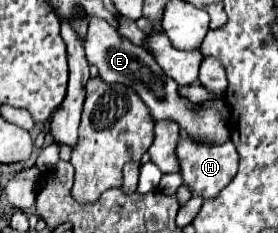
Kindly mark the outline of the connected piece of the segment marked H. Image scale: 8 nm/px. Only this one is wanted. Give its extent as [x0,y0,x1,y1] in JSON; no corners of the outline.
[178,136,238,198]

